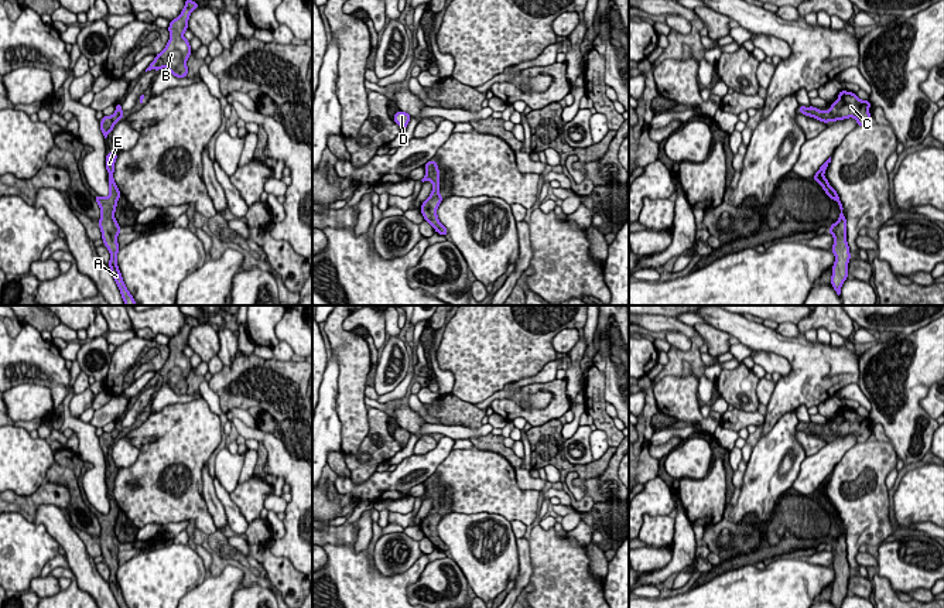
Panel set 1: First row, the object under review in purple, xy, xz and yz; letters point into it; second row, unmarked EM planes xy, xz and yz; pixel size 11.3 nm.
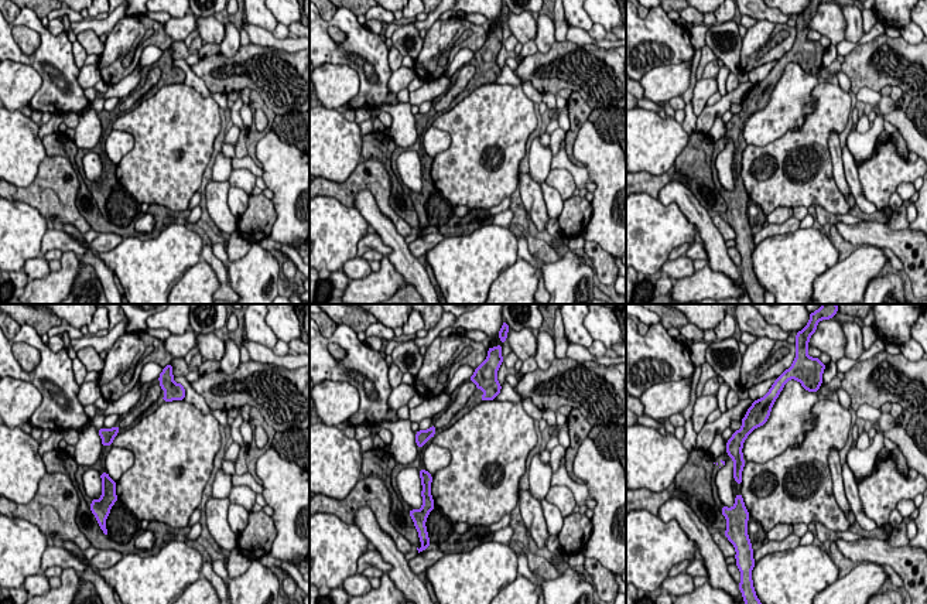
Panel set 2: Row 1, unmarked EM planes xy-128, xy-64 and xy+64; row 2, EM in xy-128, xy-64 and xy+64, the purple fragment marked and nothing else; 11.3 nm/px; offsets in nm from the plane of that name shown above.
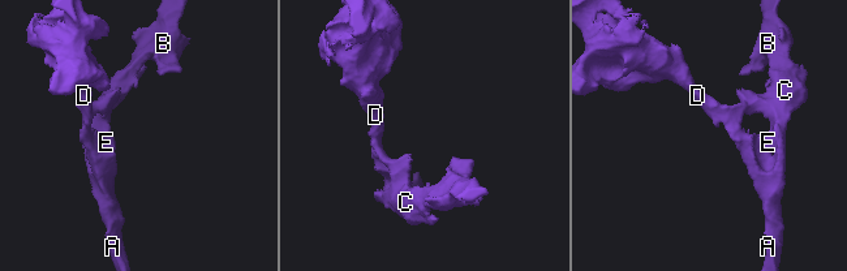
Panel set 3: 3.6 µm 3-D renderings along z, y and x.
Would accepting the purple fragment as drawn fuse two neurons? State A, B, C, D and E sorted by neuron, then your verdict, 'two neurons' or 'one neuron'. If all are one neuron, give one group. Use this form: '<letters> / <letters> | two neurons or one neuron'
A B C D E | one neuron

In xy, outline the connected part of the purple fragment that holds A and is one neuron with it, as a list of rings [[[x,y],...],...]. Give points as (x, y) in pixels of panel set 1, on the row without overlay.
[[[106,469],[106,486],[109,489],[109,495],[107,495],[109,512],[106,515],[96,512],[95,516],[100,525],[100,536],[98,542],[100,543],[103,561],[110,568],[110,577],[109,577],[110,590],[119,607],[129,608],[123,598],[123,594],[122,594],[122,590],[119,587],[117,577],[116,577],[119,566],[120,566],[120,563],[117,561],[117,553],[122,549],[114,534],[117,516],[122,515],[120,508],[113,495],[116,475],[117,475],[117,469]]]

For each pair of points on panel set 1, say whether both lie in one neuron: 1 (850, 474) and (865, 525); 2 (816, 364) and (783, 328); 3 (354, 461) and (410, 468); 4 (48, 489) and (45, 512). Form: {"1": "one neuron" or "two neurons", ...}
{"1": "one neuron", "2": "two neurons", "3": "two neurons", "4": "two neurons"}

